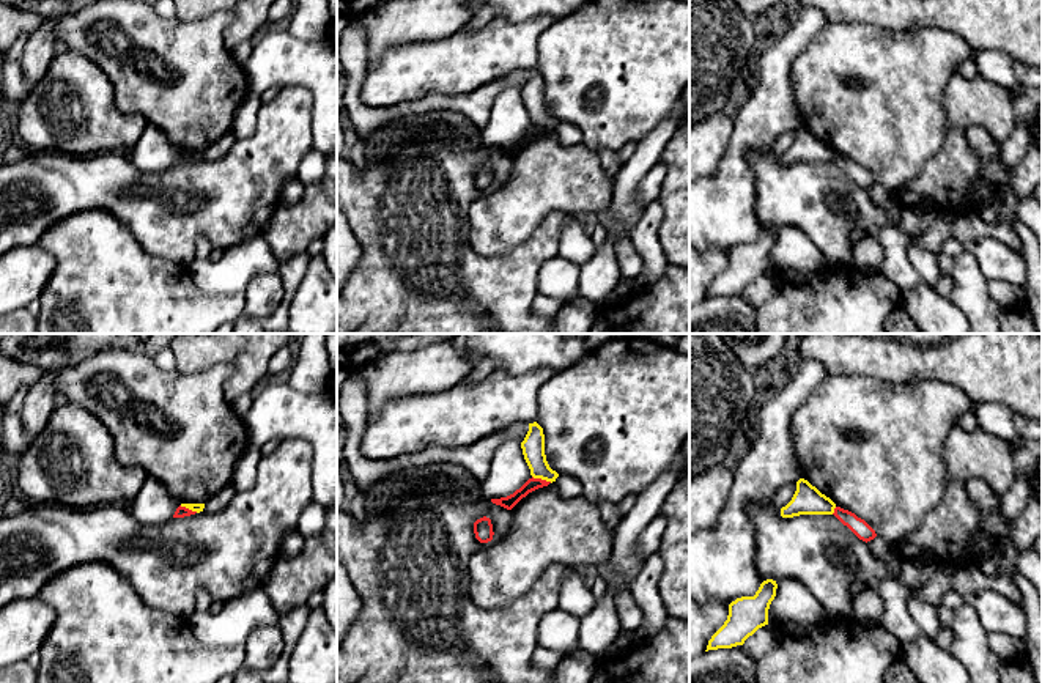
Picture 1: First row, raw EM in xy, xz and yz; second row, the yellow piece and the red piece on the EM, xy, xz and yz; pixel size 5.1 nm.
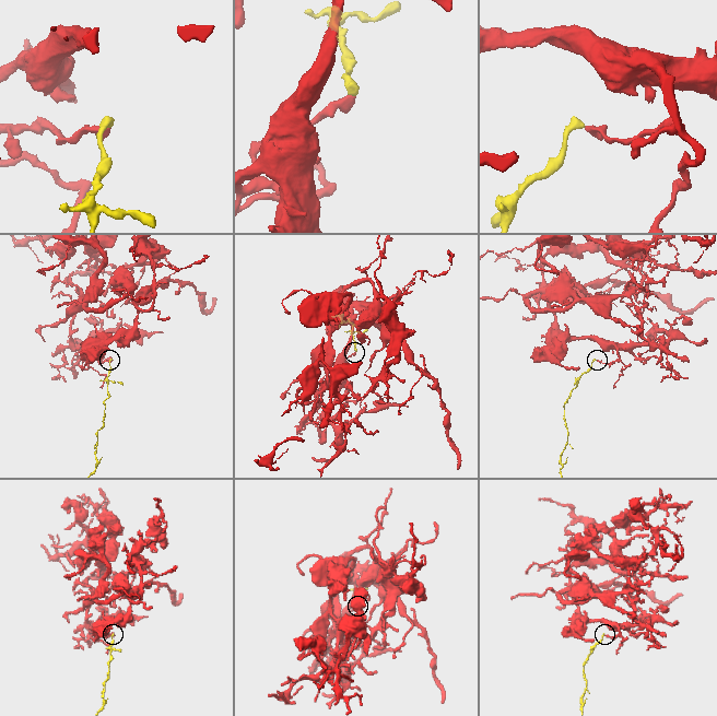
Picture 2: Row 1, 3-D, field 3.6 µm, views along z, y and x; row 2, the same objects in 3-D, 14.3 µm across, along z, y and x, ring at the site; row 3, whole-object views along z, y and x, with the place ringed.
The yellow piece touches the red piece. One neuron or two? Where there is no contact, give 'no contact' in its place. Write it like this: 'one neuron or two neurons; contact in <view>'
two neurons; contact in xz

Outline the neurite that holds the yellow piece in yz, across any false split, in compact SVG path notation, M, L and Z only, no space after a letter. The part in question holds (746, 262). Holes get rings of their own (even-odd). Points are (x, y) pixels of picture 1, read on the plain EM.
M767 227L754 244L741 244L729 252L724 272L711 283L707 297L743 293L759 275L768 272L768 257L776 244L778 231Z

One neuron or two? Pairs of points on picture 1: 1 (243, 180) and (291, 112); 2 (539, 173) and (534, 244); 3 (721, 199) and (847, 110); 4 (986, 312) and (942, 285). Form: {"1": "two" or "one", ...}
{"1": "one", "2": "two", "3": "two", "4": "two"}

